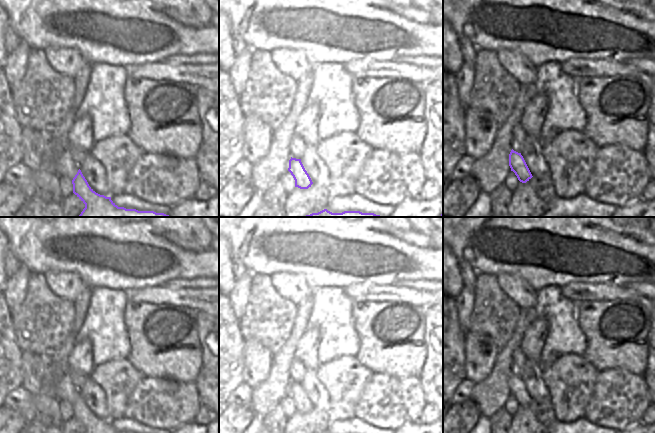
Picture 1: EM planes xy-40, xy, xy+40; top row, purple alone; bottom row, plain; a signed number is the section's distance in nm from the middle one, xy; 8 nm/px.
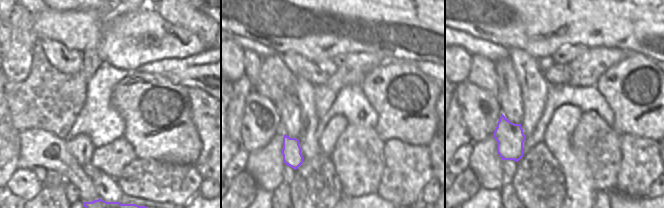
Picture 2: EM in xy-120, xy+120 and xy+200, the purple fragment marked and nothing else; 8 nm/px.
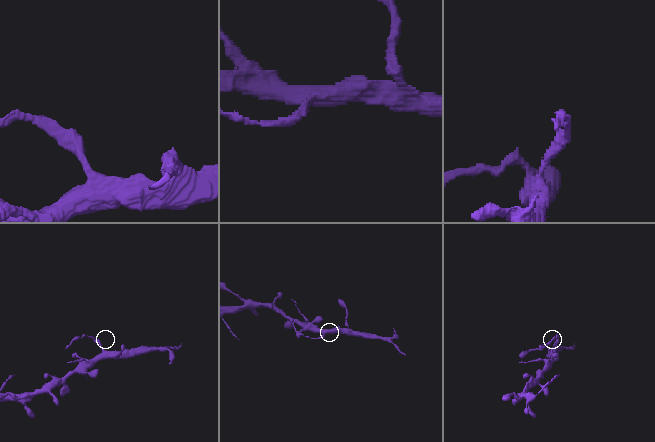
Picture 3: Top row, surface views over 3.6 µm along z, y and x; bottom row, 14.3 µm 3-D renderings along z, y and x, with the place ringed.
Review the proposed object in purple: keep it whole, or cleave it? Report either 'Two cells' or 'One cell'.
Two cells.

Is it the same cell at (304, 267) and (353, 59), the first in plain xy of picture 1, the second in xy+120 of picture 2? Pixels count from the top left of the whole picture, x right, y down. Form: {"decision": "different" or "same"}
{"decision": "different"}

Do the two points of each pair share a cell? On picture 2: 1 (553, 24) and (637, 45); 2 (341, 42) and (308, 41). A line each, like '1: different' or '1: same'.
1: same
2: same

